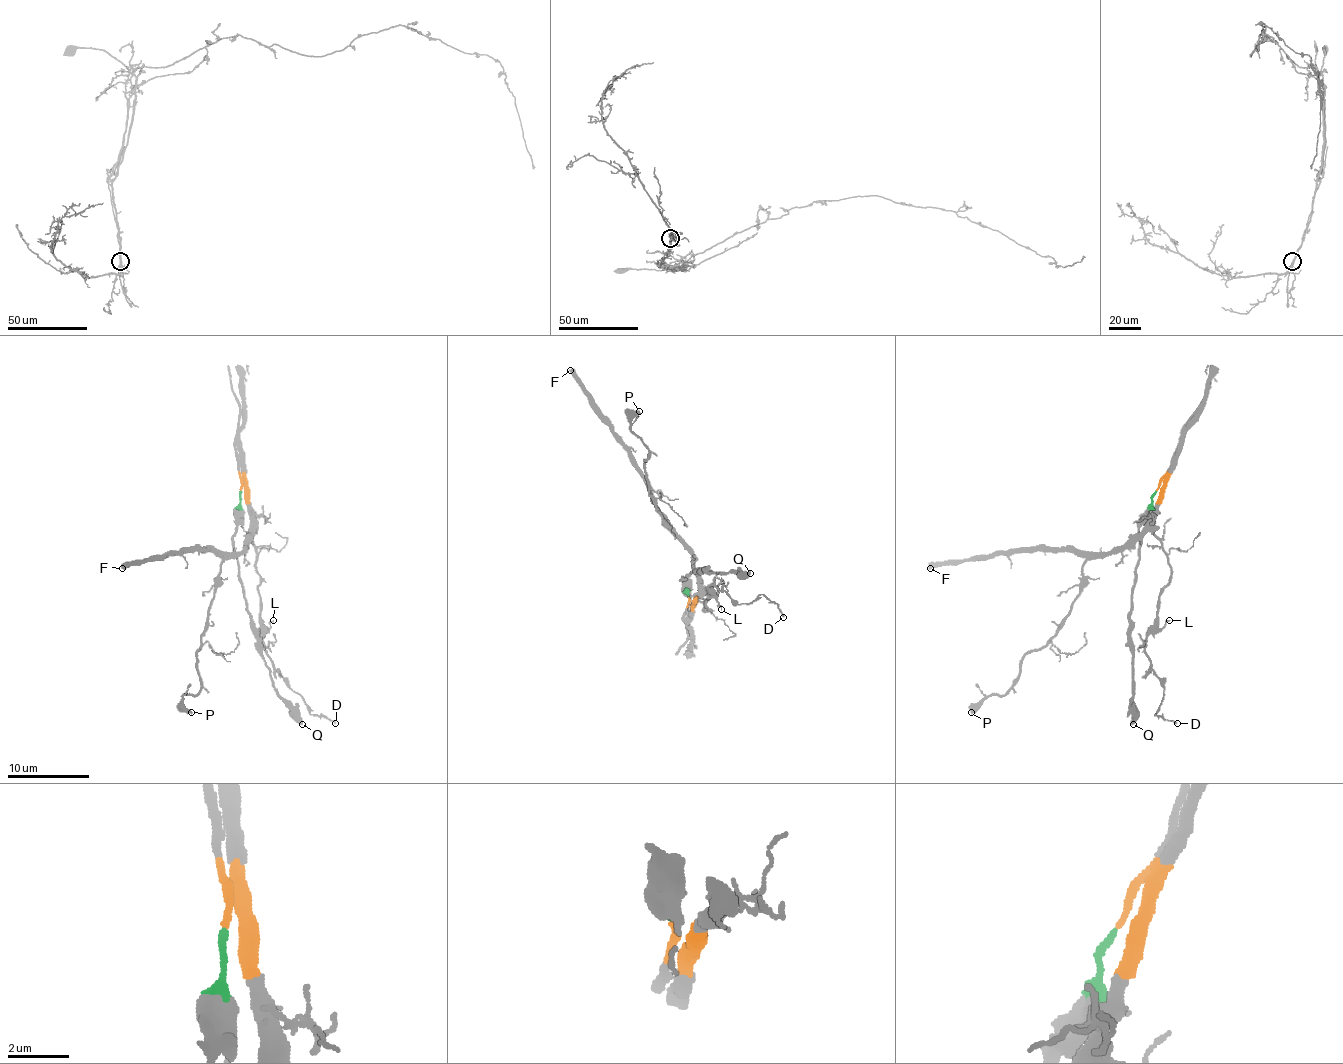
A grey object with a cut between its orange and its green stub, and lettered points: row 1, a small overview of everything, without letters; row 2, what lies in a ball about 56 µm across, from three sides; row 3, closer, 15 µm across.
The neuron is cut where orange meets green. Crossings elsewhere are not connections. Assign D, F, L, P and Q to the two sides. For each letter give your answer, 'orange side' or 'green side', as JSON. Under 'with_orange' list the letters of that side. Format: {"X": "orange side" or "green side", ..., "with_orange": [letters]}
{"D": "orange side", "F": "orange side", "L": "orange side", "P": "orange side", "Q": "green side", "with_orange": ["D", "F", "L", "P"]}

